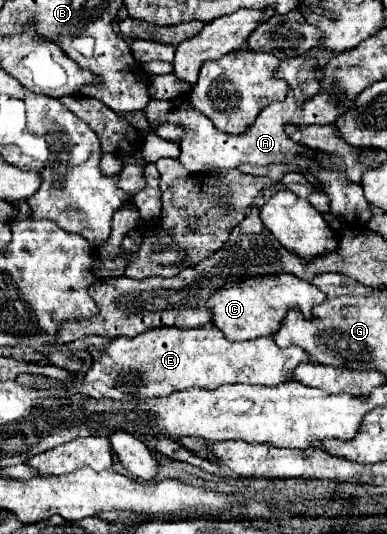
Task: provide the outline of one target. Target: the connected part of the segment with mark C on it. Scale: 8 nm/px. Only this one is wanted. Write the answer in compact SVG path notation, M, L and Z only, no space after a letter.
M276 274L268 278L246 278L242 282L228 282L224 290L216 290L212 298L208 298L208 310L212 310L214 326L224 332L228 340L250 340L258 336L272 336L288 310L300 310L306 318L310 318L312 306L320 304L326 296L316 290L304 278L292 278L292 274Z

